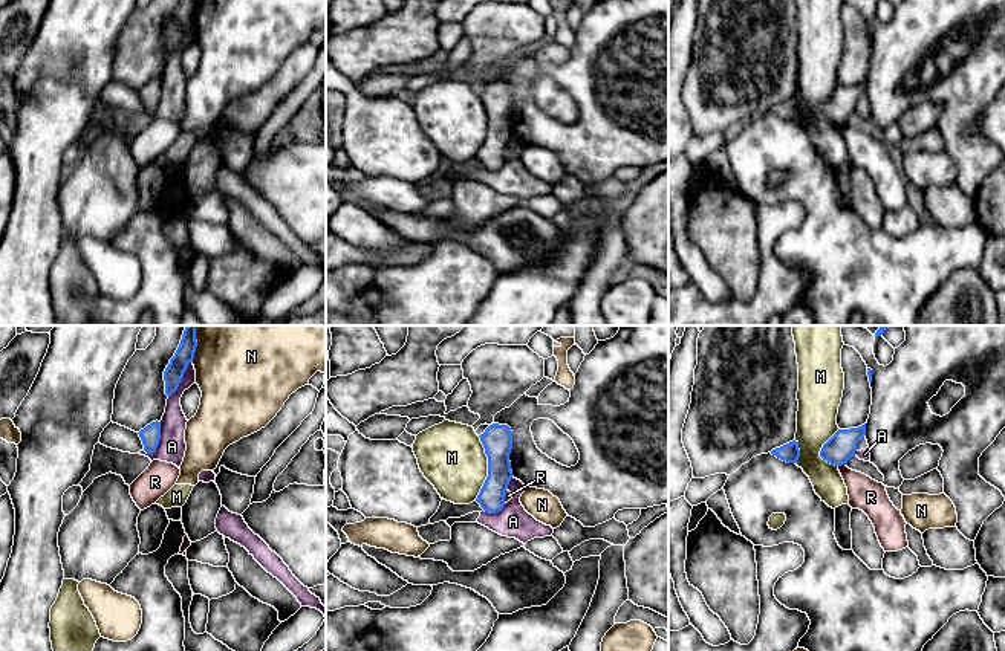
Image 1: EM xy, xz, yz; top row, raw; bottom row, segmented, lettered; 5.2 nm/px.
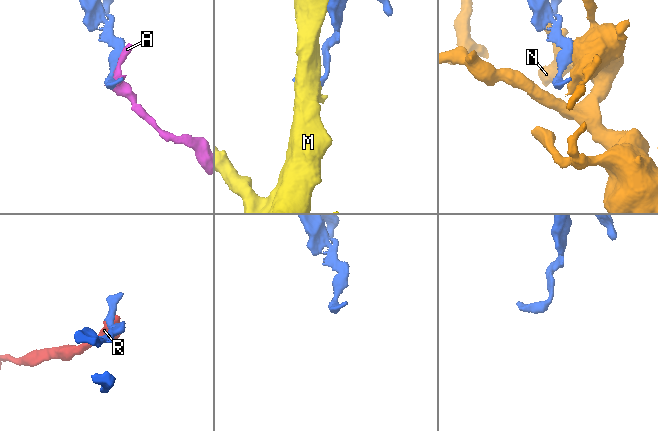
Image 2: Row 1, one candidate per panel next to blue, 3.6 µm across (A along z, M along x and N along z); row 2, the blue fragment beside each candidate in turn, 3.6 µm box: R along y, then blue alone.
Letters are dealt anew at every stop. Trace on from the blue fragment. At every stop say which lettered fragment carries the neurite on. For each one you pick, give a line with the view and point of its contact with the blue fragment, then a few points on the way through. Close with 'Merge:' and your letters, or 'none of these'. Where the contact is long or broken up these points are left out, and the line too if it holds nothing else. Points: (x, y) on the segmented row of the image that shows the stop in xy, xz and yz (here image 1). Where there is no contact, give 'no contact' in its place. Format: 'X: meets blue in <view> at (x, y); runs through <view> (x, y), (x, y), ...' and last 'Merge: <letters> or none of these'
Merge: none of these

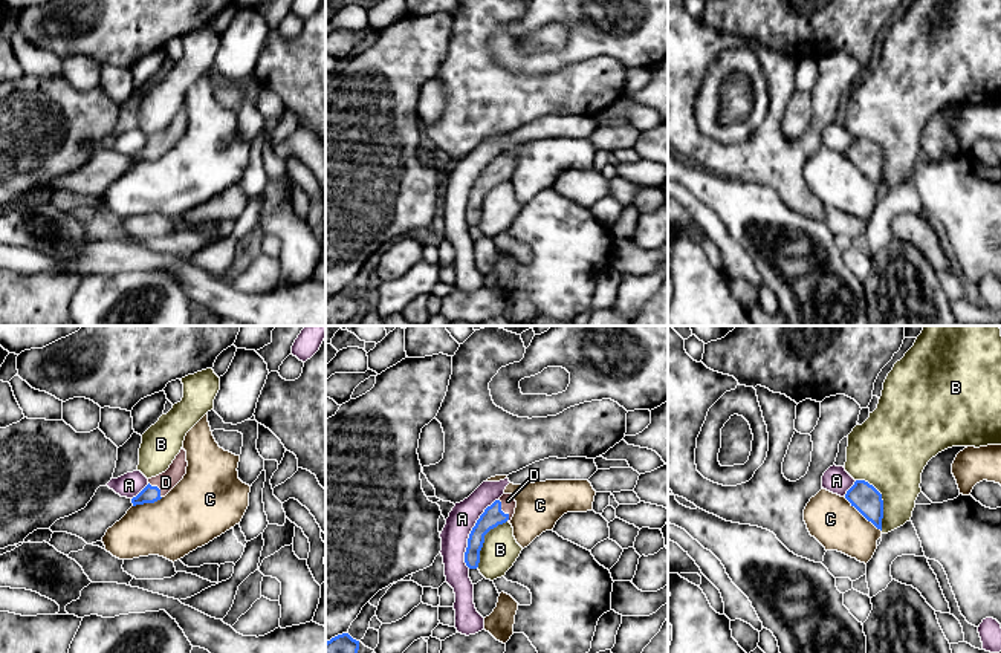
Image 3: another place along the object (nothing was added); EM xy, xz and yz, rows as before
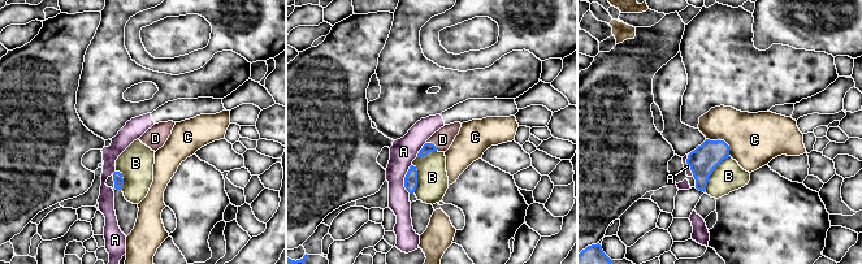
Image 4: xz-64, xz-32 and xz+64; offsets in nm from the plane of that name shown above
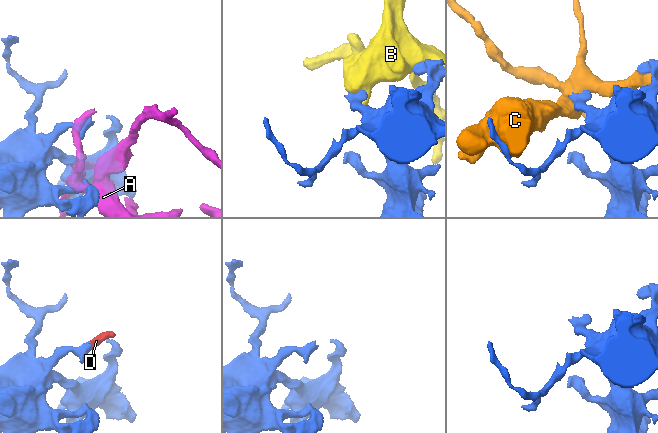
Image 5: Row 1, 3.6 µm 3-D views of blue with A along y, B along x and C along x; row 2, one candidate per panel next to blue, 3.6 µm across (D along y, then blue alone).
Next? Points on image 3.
D: meets blue in xz at (500, 510); runs through xz (492, 516), (500, 510), (508, 500)
Merge: D

